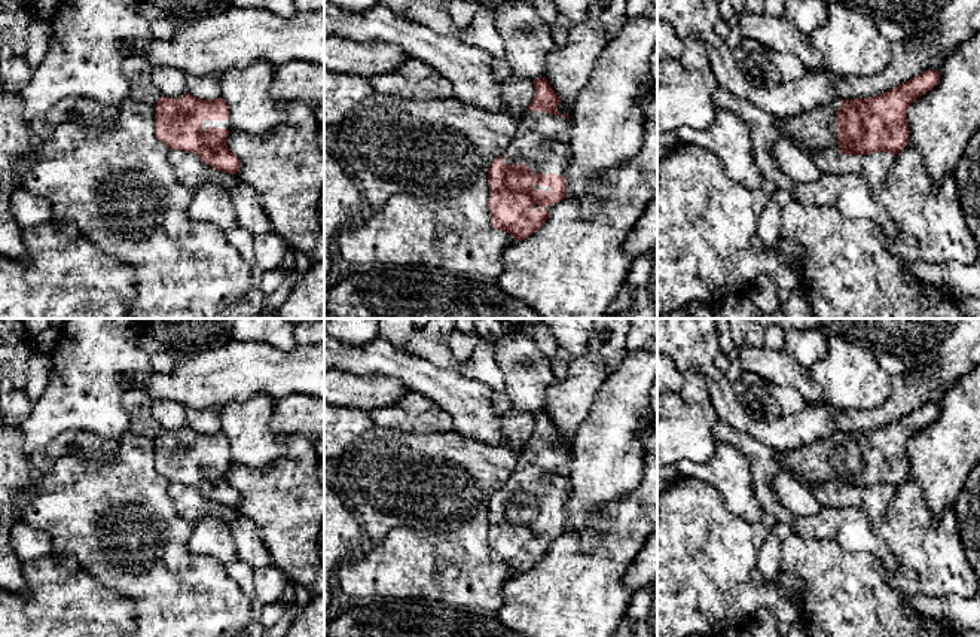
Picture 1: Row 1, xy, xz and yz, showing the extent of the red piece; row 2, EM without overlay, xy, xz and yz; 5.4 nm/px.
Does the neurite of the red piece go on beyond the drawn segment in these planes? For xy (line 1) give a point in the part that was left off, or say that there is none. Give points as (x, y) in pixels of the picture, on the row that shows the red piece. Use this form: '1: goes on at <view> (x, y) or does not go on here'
1: goes on at xy (220, 124)

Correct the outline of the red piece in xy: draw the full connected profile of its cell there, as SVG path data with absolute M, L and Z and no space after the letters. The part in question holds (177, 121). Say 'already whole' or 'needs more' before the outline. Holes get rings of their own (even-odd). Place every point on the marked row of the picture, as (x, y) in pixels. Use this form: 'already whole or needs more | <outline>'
needs more | M189 92L178 98L161 95L153 107L156 138L170 150L178 149L183 152L192 152L214 170L236 174L241 162L226 146L226 137L232 127L229 107L223 98L199 100Z

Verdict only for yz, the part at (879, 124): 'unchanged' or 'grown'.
grown

